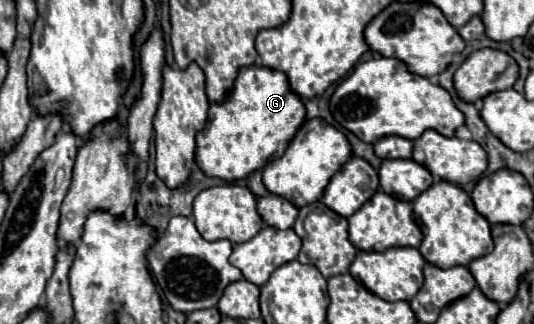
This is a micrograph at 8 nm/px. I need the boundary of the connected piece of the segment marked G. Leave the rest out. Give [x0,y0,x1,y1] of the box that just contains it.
[197,67,307,181]

